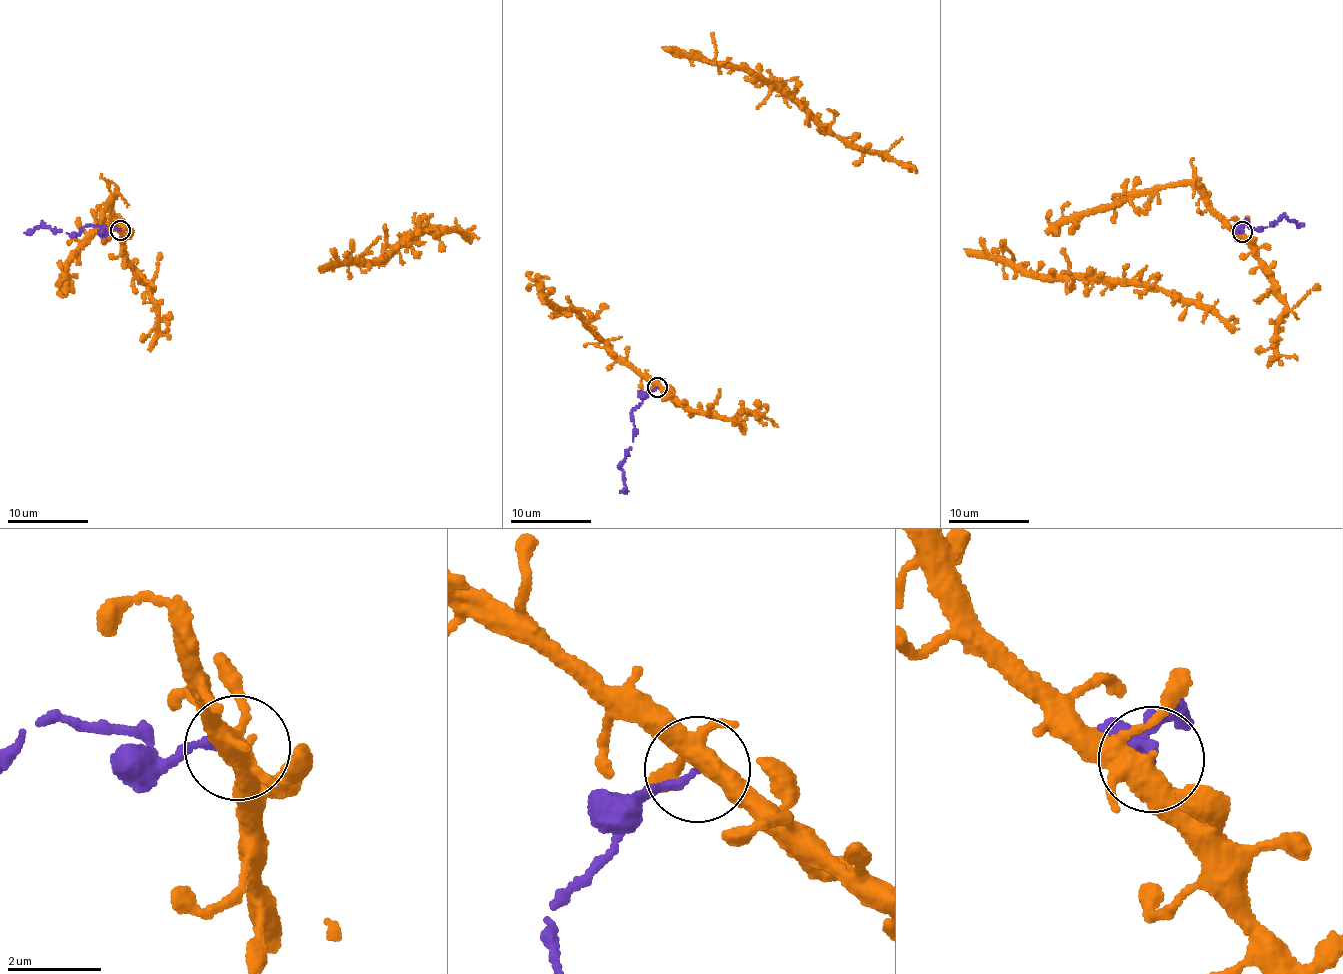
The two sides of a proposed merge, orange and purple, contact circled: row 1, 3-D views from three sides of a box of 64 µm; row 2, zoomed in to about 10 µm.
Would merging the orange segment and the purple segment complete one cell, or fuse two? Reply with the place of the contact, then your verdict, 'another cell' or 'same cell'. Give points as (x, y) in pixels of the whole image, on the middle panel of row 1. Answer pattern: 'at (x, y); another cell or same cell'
at (657, 387); another cell

